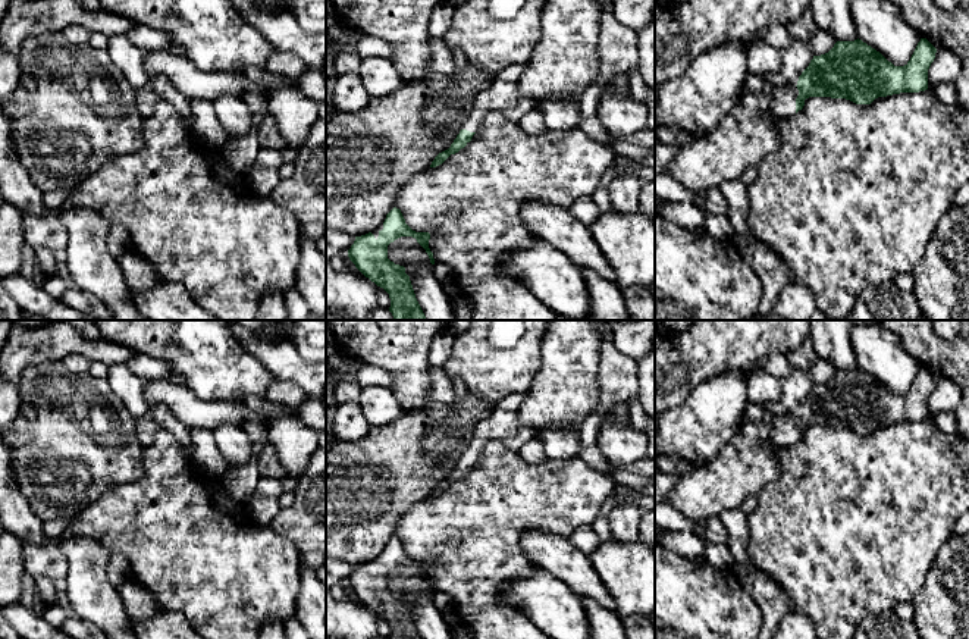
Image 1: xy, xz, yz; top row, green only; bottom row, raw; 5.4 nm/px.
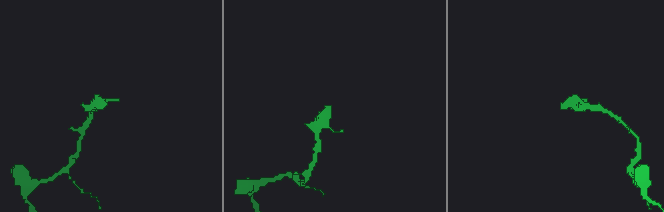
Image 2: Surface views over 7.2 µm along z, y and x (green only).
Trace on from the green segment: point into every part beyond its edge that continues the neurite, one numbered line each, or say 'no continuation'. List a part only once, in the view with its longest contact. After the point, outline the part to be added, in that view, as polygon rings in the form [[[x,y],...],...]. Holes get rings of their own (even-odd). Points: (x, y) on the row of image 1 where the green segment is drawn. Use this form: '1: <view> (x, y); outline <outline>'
1: yz (783, 99); outline [[[749,72],[744,79],[744,93],[755,97],[768,93],[771,97],[769,112],[780,119],[796,115],[799,90],[794,85],[774,85],[763,75]]]

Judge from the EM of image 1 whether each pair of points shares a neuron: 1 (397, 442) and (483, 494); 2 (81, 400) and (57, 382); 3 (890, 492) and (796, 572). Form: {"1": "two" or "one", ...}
{"1": "two", "2": "one", "3": "one"}

